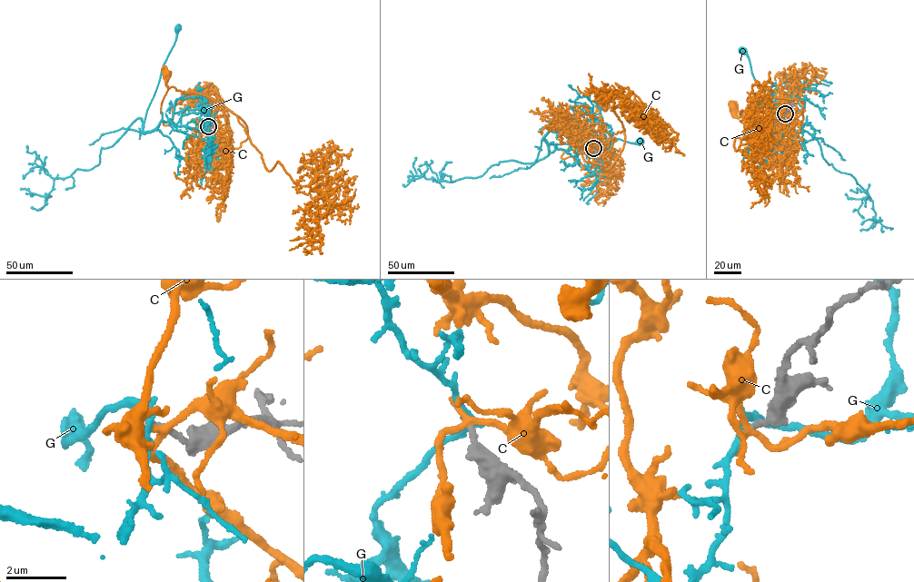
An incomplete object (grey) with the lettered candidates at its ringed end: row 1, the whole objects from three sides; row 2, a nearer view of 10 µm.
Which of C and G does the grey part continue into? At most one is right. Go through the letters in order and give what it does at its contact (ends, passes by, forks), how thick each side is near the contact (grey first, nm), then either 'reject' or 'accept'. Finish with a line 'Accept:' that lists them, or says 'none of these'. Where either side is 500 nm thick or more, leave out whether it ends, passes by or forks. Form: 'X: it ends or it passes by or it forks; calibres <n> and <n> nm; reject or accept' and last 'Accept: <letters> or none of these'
C: it passes by; calibres 200 and 240 nm; reject
G: it passes by; calibres 170 and 200 nm; reject
Accept: none of these

